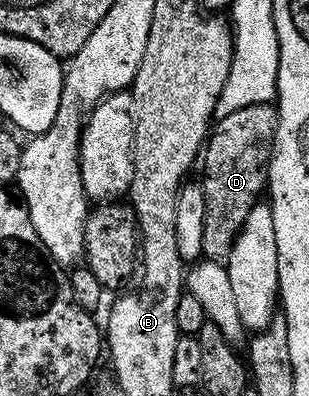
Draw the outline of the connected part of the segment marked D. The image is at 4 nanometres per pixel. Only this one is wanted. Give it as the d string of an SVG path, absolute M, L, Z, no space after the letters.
M251 103L251 107L243 107L240 111L231 111L231 115L216 118L215 124L212 126L211 132L208 134L207 140L203 146L203 165L205 161L205 178L199 181L201 190L205 192L207 199L207 215L203 223L203 254L210 261L224 262L229 256L231 247L235 243L237 233L243 227L243 223L247 219L247 215L251 215L251 207L255 207L262 200L263 194L266 192L269 183L269 160L273 157L273 140L277 134L277 106L273 103Z

